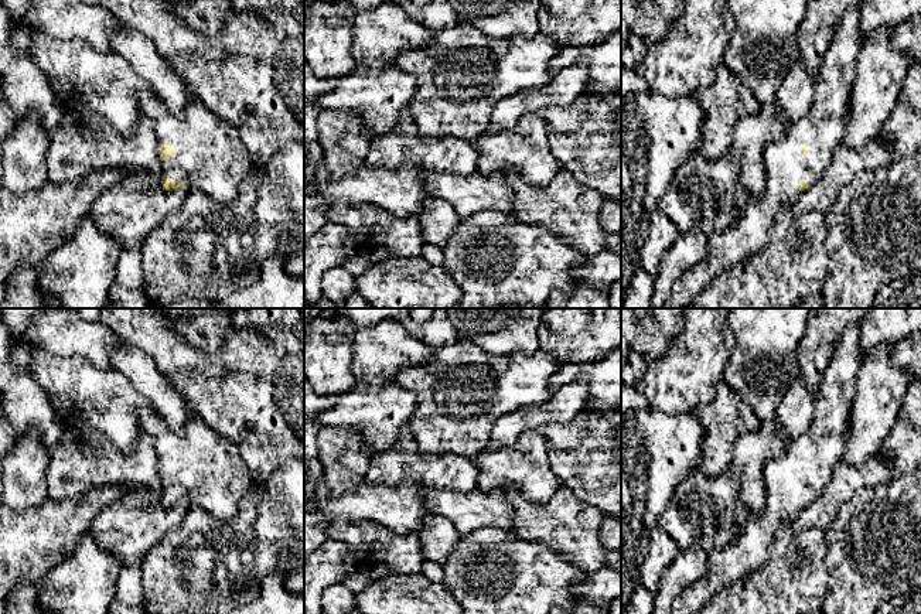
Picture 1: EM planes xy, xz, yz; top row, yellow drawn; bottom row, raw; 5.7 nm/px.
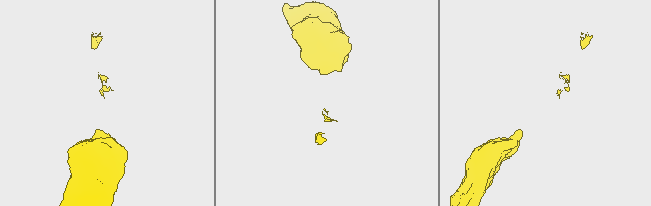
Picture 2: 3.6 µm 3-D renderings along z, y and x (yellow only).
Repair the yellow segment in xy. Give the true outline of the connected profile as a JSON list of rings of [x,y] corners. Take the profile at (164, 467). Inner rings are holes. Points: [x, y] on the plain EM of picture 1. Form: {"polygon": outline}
{"polygon": [[[153,406],[140,409],[139,420],[154,439],[166,508],[187,499],[221,519],[238,512],[239,501],[255,482],[233,443],[194,413],[181,433],[173,431]]]}

